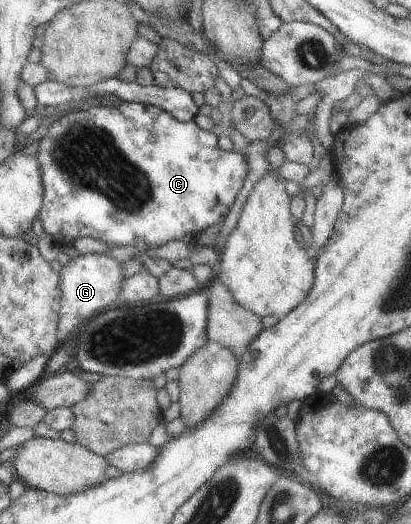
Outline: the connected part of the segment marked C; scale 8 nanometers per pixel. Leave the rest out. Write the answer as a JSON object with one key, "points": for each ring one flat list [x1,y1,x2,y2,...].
{"points":[[122,101,115,107,105,107,97,105,87,110,68,111,58,117,46,131,46,134,39,141,37,159,40,163,41,183,43,186,43,205,38,218,43,224,46,234,52,236,53,242,60,247,72,245,78,237,92,237,106,241,113,246,134,246,135,244,145,246,162,246,171,240,180,239,184,234,201,234,211,224,222,223,223,216,228,214,234,204,238,192,244,184,248,167,244,156,235,152,222,151,218,149,218,136,208,130,198,127,194,120,179,121,171,114,162,110,159,106,147,105,144,103]]}

